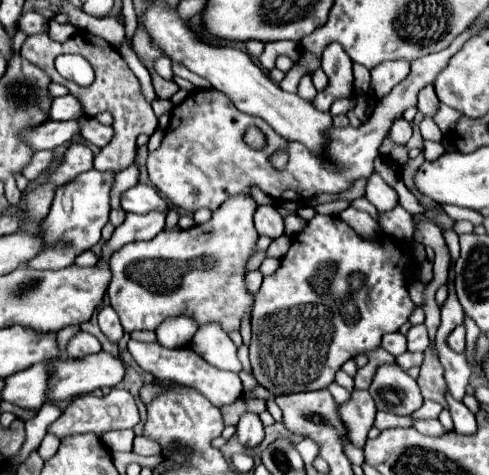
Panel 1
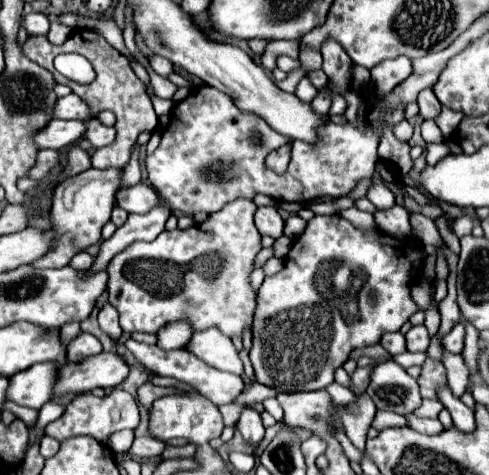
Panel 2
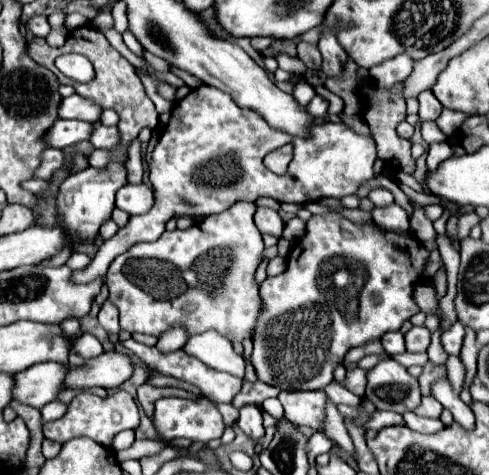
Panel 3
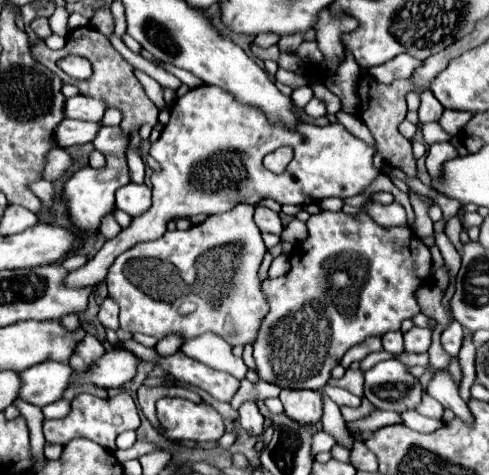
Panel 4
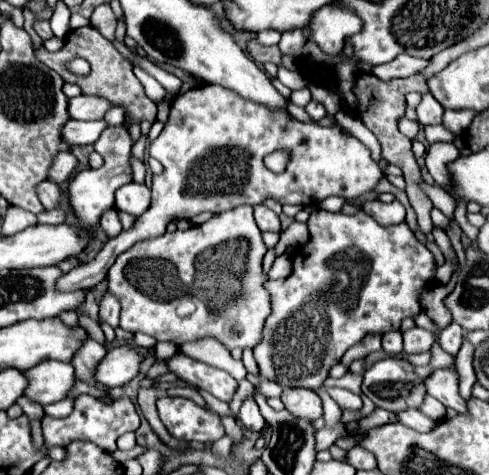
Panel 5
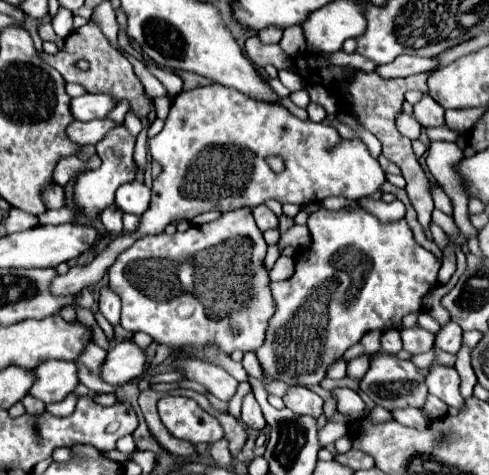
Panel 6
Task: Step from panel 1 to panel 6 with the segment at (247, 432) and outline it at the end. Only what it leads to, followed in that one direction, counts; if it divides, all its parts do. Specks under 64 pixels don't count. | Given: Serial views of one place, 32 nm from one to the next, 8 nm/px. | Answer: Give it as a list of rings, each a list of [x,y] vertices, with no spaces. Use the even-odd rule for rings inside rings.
[[[248,394],[242,402],[242,414],[240,414],[240,420],[244,422],[244,426],[248,428],[254,428],[254,430],[262,430],[266,426],[266,420],[260,412],[260,406],[254,398],[254,394]]]

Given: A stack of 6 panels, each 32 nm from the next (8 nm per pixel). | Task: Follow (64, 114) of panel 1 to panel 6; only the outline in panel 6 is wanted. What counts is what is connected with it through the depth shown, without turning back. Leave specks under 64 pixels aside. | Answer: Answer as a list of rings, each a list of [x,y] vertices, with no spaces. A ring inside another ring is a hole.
[[[88,94],[88,96],[80,96],[80,98],[72,98],[72,102],[70,102],[72,116],[76,120],[104,118],[114,106],[116,106],[116,102],[110,96],[102,96],[102,94]]]

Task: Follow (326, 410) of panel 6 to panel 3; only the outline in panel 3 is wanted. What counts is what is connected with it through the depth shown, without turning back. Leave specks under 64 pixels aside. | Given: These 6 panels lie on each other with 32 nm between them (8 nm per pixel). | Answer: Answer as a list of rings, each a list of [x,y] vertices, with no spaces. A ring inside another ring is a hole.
[[[328,402],[326,405],[326,418],[324,420],[325,430],[324,432],[332,440],[345,450],[350,456],[355,456],[355,448],[353,442],[344,426],[343,418],[341,418],[340,412],[337,410],[337,406],[332,402]]]

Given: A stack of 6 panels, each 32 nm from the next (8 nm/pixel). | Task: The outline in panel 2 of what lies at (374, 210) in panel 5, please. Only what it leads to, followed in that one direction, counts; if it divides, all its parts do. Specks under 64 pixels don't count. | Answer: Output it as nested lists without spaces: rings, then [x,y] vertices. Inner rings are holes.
[[[392,206],[388,210],[378,210],[374,214],[376,224],[382,232],[400,236],[400,238],[410,238],[412,236],[412,226],[410,226],[410,214],[402,206]]]

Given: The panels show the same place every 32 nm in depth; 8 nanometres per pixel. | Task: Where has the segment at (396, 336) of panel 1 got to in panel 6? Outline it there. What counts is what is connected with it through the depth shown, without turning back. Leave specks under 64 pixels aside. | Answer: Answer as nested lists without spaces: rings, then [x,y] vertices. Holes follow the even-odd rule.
[[[388,330],[382,334],[382,352],[386,354],[398,354],[402,350],[402,338],[400,330]]]

